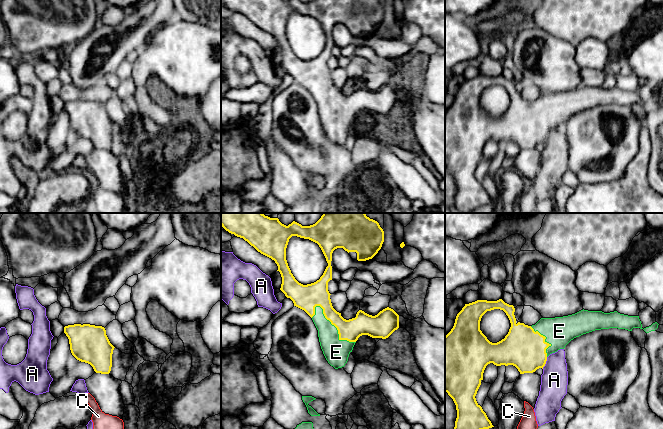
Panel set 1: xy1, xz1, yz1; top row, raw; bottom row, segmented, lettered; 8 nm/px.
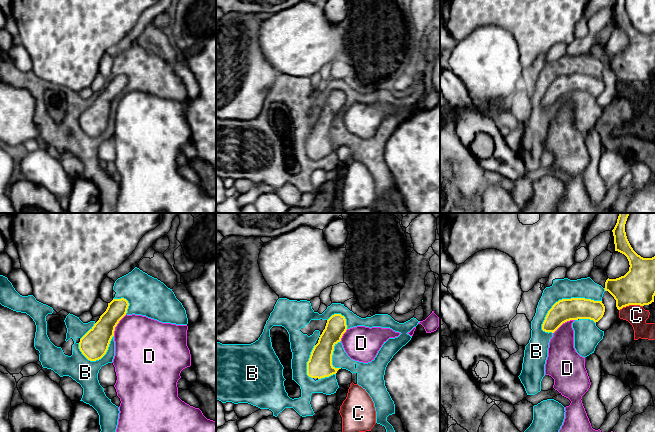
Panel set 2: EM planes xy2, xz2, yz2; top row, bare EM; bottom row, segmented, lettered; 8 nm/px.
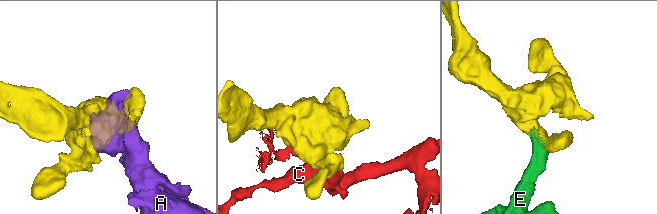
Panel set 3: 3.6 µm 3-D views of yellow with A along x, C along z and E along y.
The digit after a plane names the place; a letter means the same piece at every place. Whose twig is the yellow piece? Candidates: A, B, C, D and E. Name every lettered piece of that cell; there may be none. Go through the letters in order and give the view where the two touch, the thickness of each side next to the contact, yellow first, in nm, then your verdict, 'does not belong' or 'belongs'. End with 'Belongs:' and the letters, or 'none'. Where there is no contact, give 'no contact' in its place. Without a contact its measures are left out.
A: yz1 | 320/220 nm | does not belong
B: yz2 | 180/160 nm | does not belong
C: yz2 | 280/170 nm | does not belong
D: xy2 | 220/440 nm | does not belong
E: xz1 | 180/200 nm | belongs
Belongs: E

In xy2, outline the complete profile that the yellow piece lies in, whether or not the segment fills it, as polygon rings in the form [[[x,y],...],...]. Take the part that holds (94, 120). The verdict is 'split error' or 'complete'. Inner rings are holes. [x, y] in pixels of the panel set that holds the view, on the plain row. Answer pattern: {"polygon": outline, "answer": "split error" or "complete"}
{"polygon": [[[113,75],[94,102],[80,115],[79,125],[90,137],[101,135],[114,112],[115,103],[126,91],[129,79],[126,75]]], "answer": "complete"}

